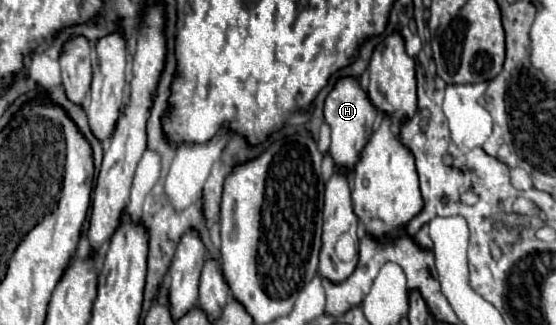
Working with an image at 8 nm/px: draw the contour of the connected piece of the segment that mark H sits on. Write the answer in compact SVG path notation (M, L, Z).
M341 77L329 91L325 99L325 121L331 127L331 147L329 153L333 157L335 167L351 173L353 163L359 159L359 153L363 145L367 143L369 135L373 133L373 123L377 119L379 111L369 99L367 91L361 87L361 81L357 77Z

